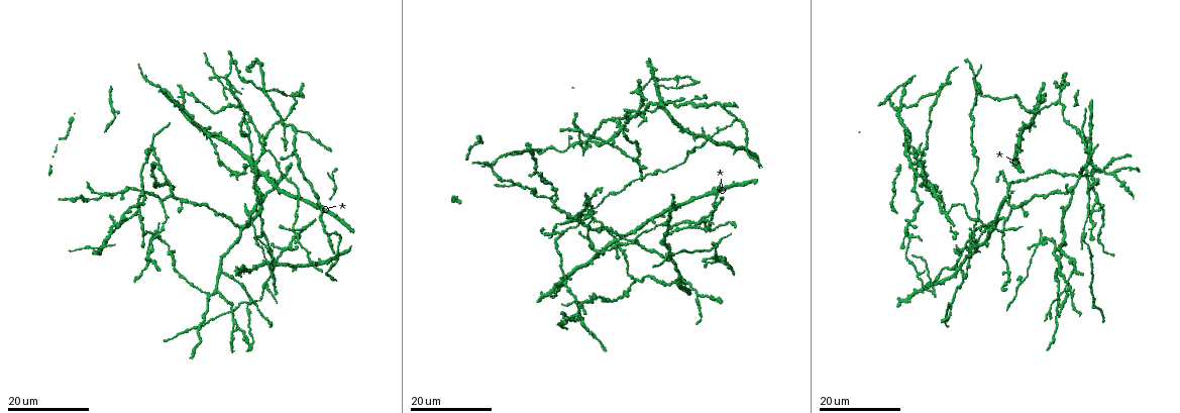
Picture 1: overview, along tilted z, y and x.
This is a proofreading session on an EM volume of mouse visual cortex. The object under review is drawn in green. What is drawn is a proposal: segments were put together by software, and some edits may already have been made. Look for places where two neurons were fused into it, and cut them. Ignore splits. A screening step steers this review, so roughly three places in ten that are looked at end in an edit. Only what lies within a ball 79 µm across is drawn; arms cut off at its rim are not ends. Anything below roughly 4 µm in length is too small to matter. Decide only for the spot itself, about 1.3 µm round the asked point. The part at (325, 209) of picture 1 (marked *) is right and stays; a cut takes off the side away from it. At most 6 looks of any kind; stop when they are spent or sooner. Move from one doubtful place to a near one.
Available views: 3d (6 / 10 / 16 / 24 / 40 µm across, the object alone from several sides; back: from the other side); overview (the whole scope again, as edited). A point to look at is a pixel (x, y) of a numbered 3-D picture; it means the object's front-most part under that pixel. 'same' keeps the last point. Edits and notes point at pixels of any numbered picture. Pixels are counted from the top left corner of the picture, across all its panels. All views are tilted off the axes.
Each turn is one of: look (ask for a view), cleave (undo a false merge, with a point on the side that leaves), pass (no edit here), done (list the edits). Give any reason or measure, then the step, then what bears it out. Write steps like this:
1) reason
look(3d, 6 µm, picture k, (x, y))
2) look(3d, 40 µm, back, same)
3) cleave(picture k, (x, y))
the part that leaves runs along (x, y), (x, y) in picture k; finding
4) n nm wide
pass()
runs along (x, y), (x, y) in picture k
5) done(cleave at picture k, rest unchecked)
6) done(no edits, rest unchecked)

branch point
look(3d, 16 µm, picture 1, (295, 99))

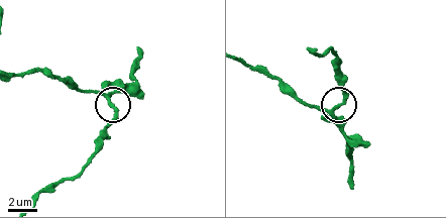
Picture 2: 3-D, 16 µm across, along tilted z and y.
zoom in
look(3d, 6 µm, picture 2, (332, 112))

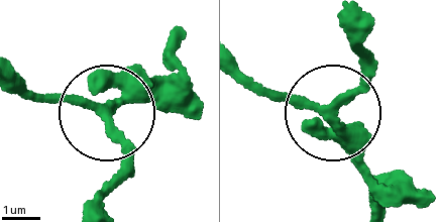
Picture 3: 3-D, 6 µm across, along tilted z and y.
side arm 8 µm; 3 arms
pass()
one neuron here

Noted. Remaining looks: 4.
three arms meet
look(3d, 24 µm, picture 1, (646, 112))

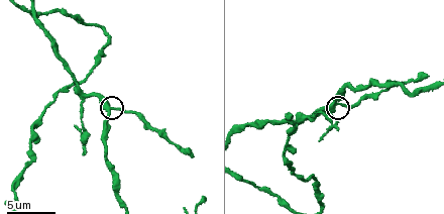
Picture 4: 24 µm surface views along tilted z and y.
look(3d, 10 µm, picture 4, (334, 104))

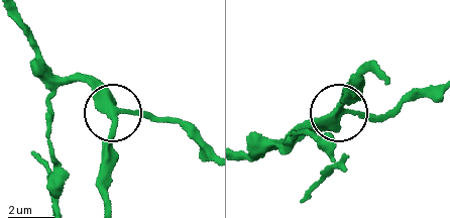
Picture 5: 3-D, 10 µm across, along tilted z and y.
look(3d, 10 µm, back, picture 5, (119, 109))

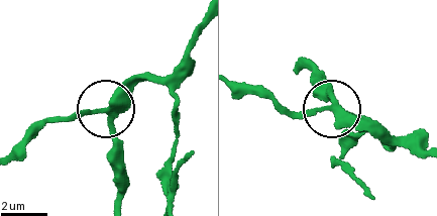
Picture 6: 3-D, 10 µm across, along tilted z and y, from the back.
3 arms
pass()
runs along (119, 202), (119, 143), (109, 113), (98, 109), (49, 119) in picture 6; one neuron here

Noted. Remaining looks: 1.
two arms at a narrow angle
look(3d, 16 µm, picture 4, (330, 126))

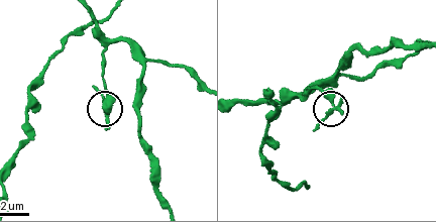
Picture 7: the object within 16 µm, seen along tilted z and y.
pass()
all the same neuron

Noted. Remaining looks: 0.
done(no edits, rest unchecked)

